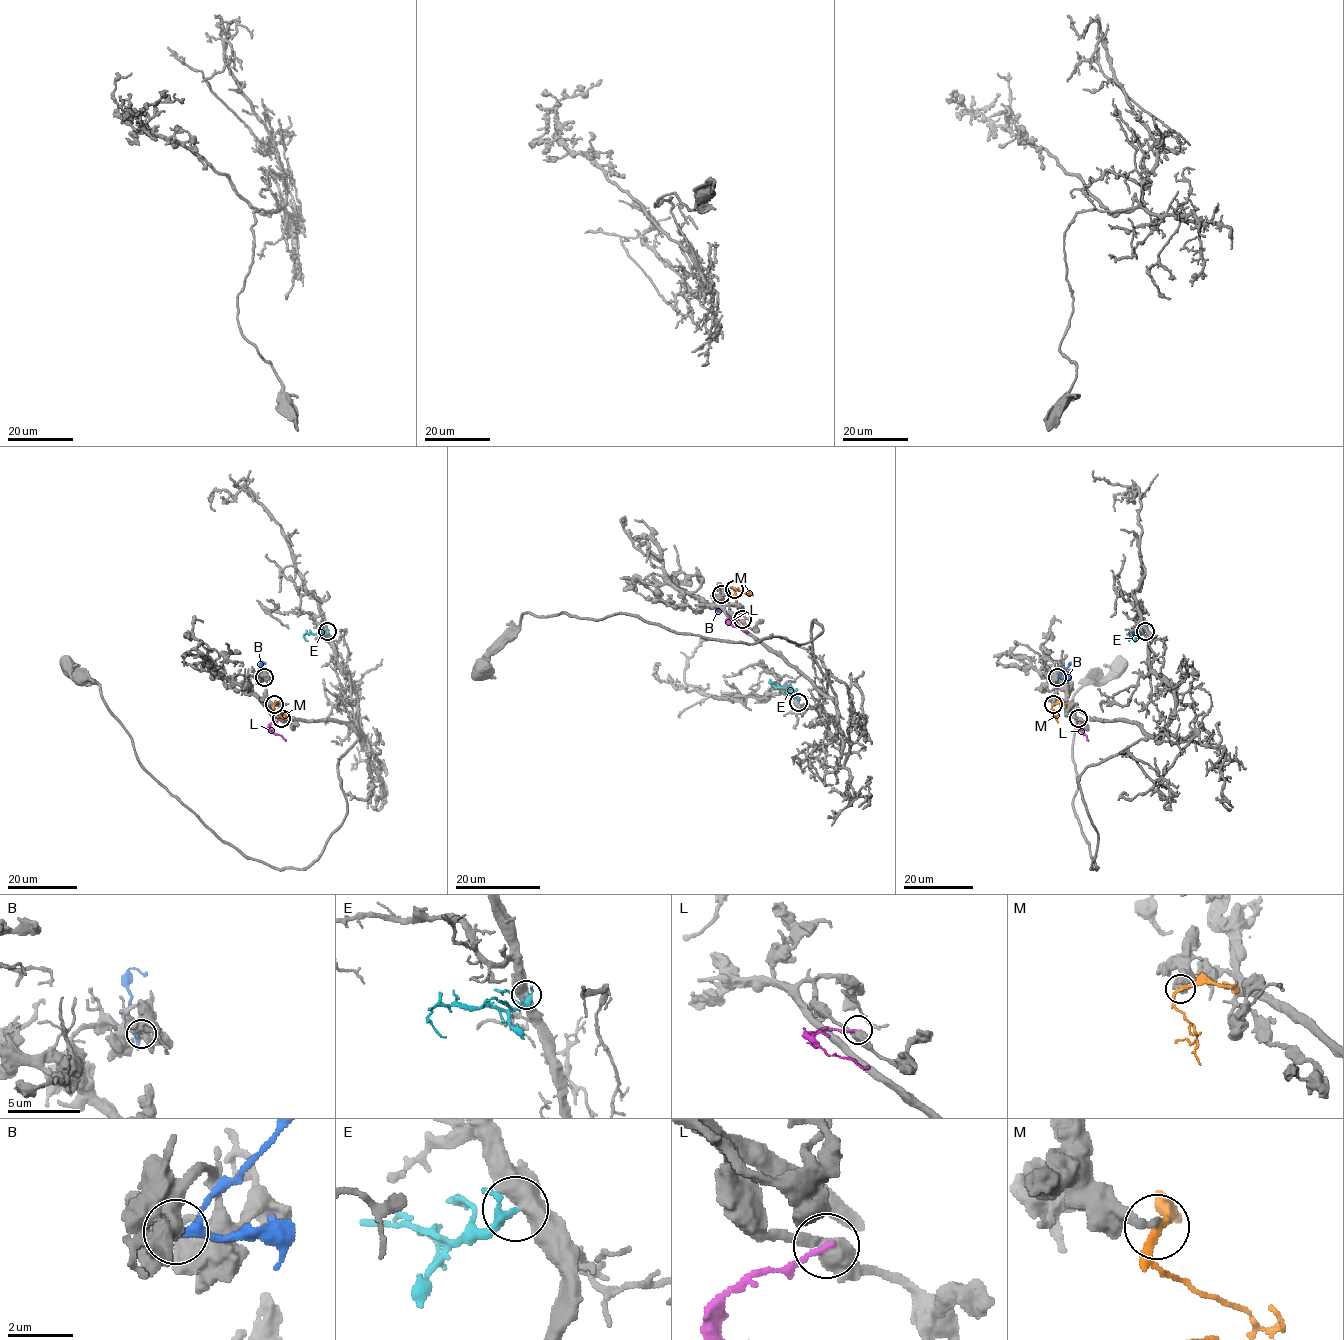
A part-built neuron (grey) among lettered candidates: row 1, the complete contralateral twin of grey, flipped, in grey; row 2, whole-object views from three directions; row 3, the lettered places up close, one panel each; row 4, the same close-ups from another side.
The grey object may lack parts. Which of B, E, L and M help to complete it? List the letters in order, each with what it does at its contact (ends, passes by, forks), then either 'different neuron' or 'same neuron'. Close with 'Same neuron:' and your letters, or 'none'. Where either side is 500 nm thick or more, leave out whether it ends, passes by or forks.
B: different neuron
E: same neuron
L: it ends; different neuron
M: it passes by; different neuron
Same neuron: E

